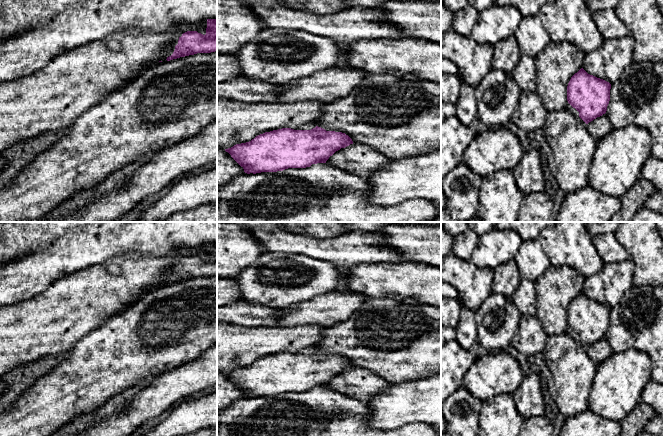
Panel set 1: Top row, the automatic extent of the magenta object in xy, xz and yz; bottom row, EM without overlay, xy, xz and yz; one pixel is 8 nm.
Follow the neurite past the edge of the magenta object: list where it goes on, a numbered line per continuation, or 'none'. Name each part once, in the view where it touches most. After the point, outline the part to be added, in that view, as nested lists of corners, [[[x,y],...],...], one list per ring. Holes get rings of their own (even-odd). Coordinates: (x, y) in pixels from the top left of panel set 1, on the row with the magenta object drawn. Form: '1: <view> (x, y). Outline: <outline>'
1: xz (307, 126). Outline: [[[305,124],[305,125],[299,126],[297,128],[291,128],[291,129],[294,129],[294,130],[311,130],[315,127],[316,127],[316,124]]]

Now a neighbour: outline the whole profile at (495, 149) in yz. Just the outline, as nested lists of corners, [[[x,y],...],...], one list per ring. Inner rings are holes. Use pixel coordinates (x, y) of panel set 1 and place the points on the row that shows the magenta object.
[[[505,126],[487,128],[476,134],[463,153],[462,162],[483,178],[501,170],[513,170],[524,153],[518,136]]]

